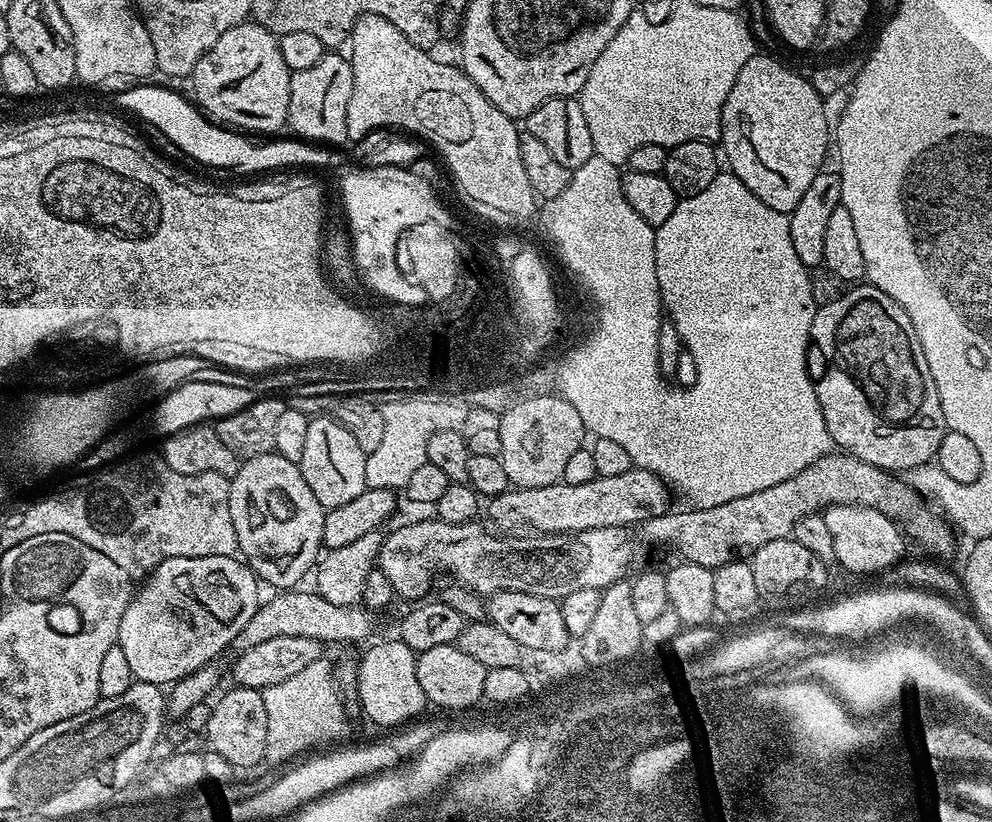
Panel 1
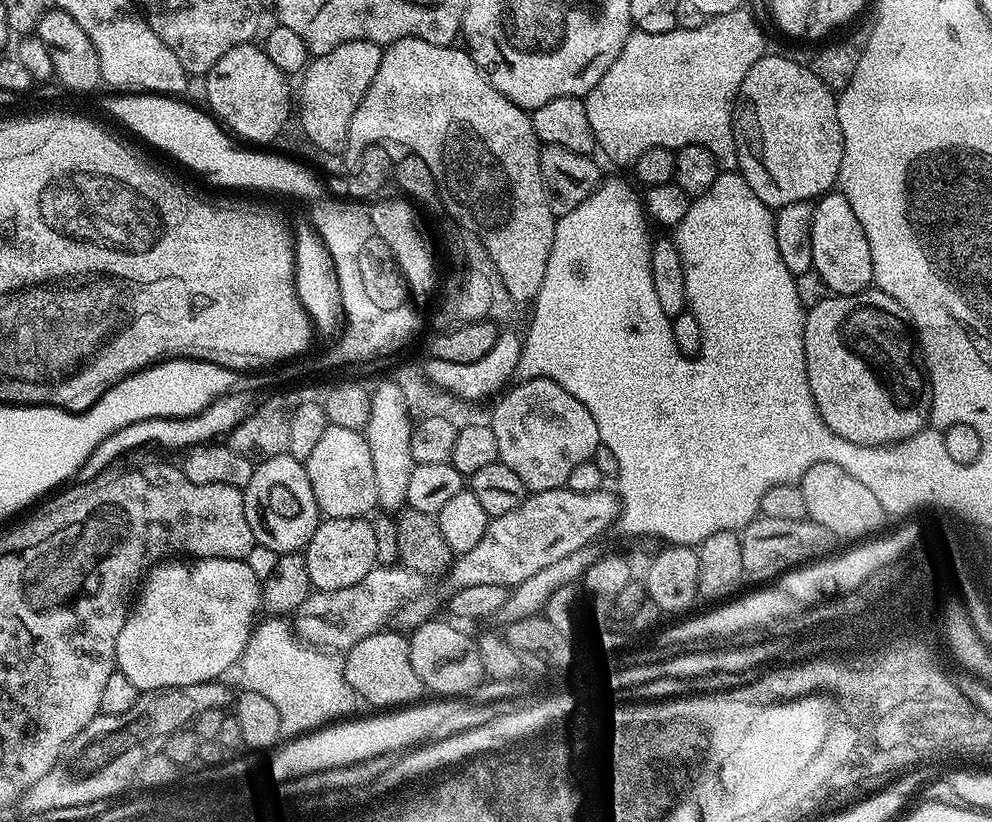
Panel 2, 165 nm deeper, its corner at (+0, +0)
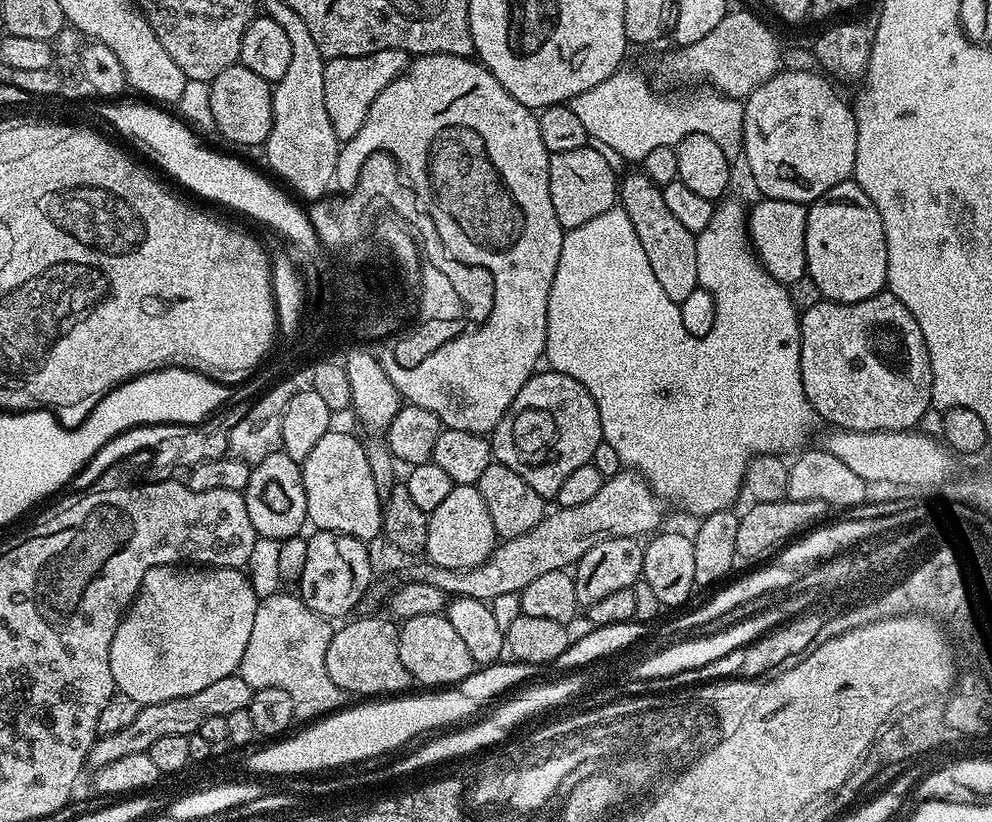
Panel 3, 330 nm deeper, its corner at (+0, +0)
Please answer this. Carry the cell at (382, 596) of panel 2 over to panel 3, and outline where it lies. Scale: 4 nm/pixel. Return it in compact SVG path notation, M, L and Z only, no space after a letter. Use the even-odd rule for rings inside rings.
M622 470L617 476L607 477L602 490L598 490L590 502L569 508L557 507L556 512L549 511L534 530L497 543L486 562L462 570L424 562L414 576L430 586L438 586L438 590L449 597L465 596L489 602L496 602L499 596L515 597L541 574L571 569L590 546L598 546L598 542L606 542L606 538L644 538L655 533L661 527L660 507L660 497L639 472Z

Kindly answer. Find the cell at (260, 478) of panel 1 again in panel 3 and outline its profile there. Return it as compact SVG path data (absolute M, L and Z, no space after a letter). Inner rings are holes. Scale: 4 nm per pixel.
M285 452L270 454L262 462L252 465L250 482L243 490L246 510L250 510L250 522L254 522L257 537L288 540L291 536L301 535L305 527L308 511L306 510L306 490L301 465L294 462Z

